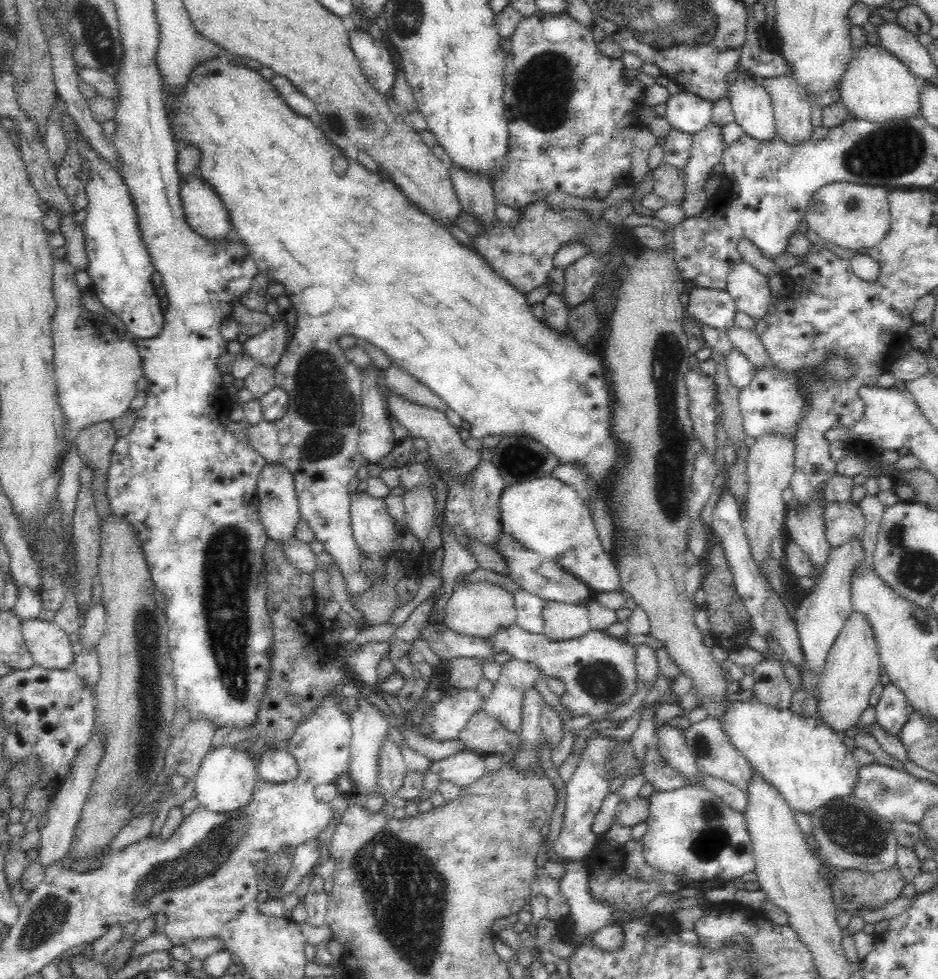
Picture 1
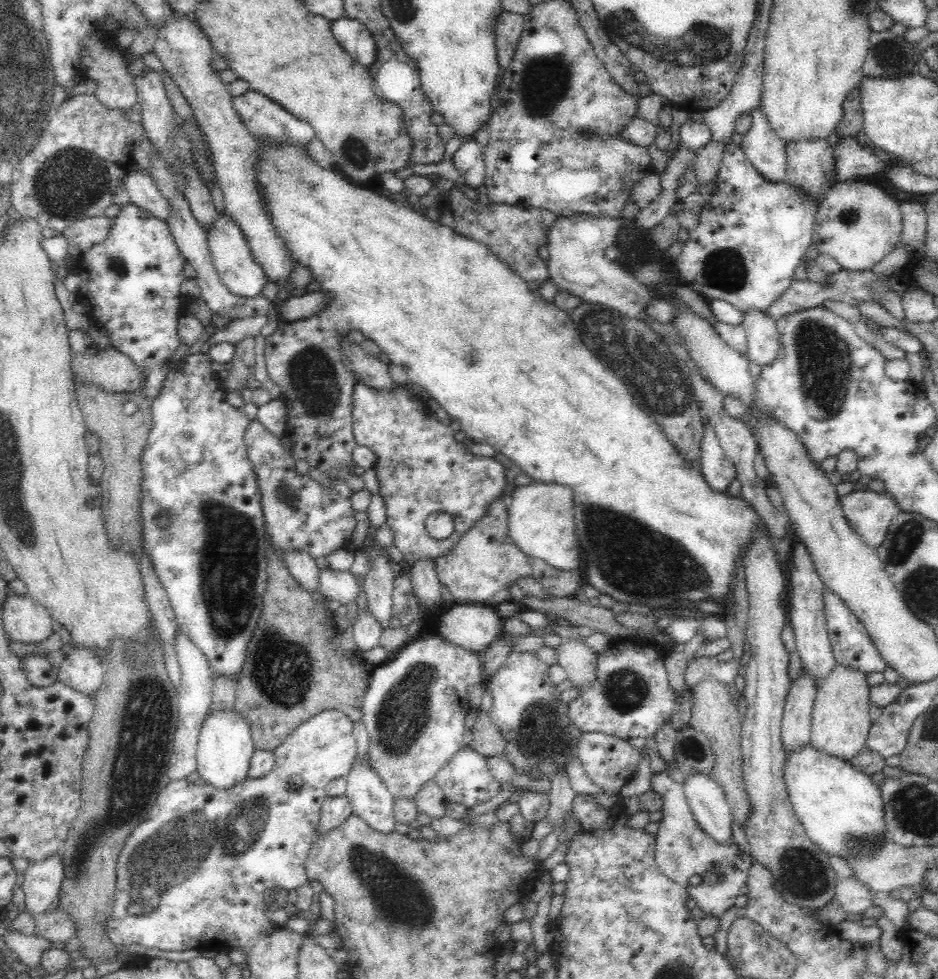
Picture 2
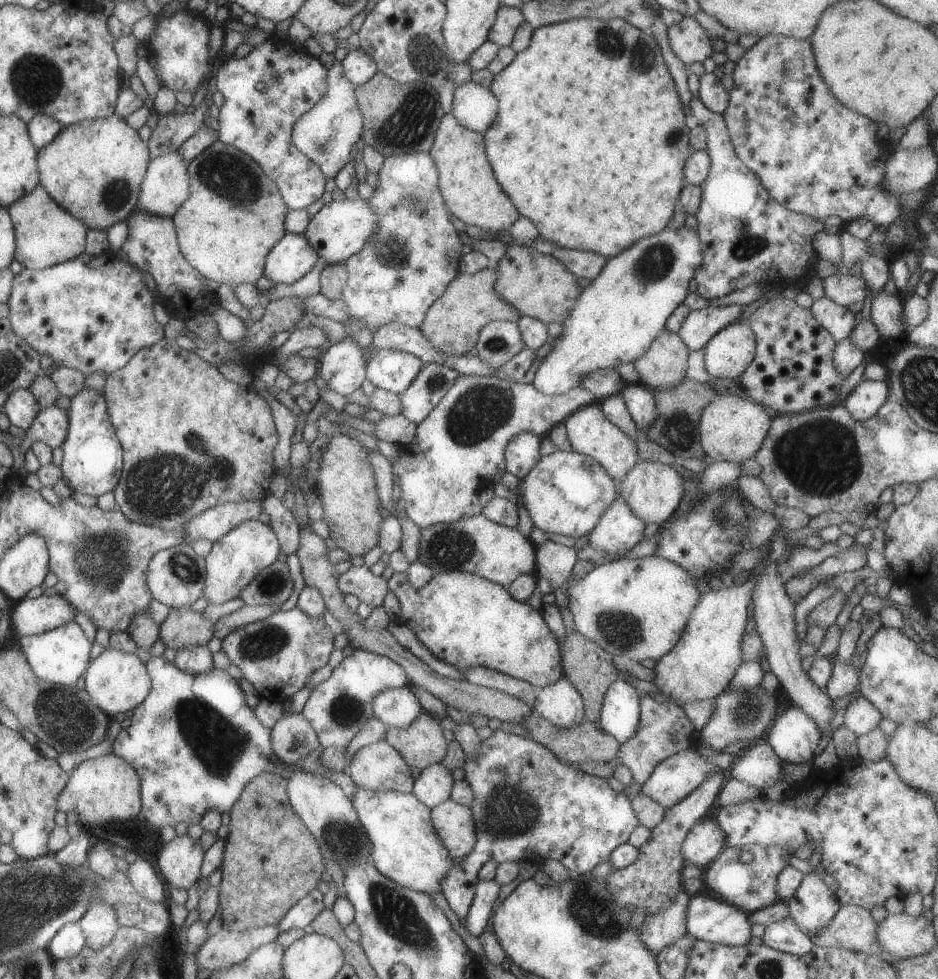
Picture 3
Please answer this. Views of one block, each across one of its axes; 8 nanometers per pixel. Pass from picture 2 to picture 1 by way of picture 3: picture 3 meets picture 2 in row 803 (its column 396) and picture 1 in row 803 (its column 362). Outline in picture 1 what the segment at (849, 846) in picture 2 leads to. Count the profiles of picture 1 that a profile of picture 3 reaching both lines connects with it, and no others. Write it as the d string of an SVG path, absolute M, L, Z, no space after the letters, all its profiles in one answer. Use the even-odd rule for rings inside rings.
M749 695L746 701L728 704L720 721L730 743L781 792L792 810L811 815L825 804L853 794L860 766L843 745L842 736L828 729L818 716L794 715L789 708L768 707Z

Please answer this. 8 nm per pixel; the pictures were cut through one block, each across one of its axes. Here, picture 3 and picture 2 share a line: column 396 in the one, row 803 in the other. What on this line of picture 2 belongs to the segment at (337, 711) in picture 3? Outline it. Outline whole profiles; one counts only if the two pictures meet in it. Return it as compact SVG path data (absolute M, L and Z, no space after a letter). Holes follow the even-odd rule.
M667 771L652 774L651 785L651 789L660 793L663 798L661 810L664 817L659 821L659 829L655 835L655 859L659 869L668 878L683 886L696 901L697 907L706 912L707 917L719 918L736 904L740 889L747 884L748 872L754 858L740 853L736 843L722 845L708 837L692 816L682 784L678 784ZM693 875L700 876L700 884L690 885Z

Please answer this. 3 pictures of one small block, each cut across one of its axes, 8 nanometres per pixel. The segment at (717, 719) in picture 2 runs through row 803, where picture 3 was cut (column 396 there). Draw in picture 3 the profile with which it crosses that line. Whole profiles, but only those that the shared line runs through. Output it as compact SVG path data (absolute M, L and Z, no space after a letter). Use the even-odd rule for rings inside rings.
M422 710L419 712L419 716L417 716L407 728L387 727L385 740L389 743L389 746L397 750L401 758L405 761L405 764L408 764L411 770L417 768L422 771L426 766L439 764L445 756L447 744L445 744L441 732L443 732L443 730L441 729L438 718Z

